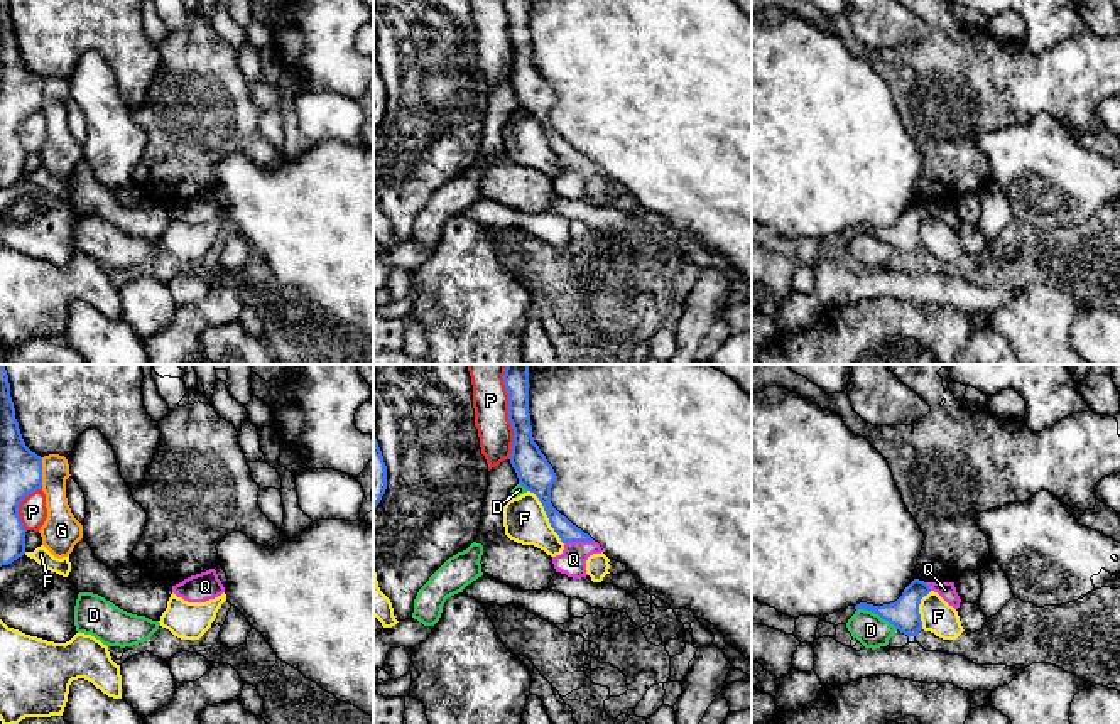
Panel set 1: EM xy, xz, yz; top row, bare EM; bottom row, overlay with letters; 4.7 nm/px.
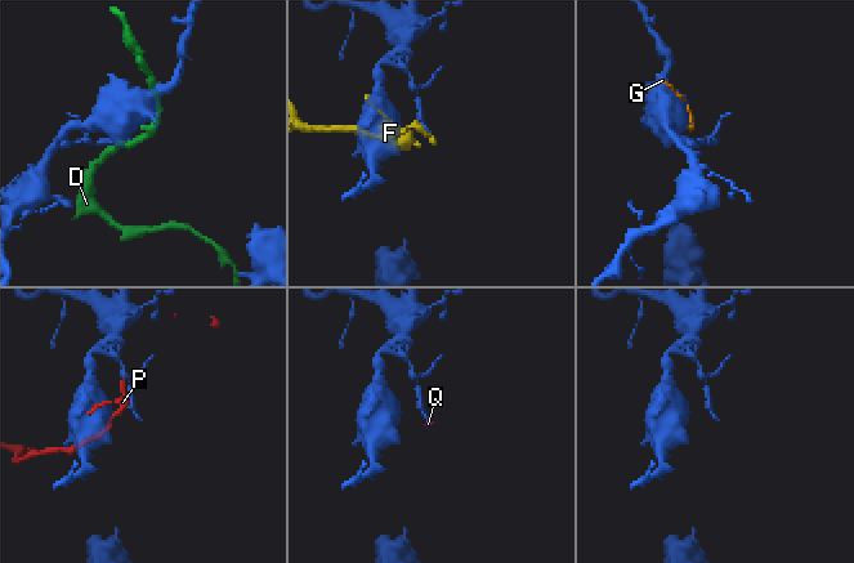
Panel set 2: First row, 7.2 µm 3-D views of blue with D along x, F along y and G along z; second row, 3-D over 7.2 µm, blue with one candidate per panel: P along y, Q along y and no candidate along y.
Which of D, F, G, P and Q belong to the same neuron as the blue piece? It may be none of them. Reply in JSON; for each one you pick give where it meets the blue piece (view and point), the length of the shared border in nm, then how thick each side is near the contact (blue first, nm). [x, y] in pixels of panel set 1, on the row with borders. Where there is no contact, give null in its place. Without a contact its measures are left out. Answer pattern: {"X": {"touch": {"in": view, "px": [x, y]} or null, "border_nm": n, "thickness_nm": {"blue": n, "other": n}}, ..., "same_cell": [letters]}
{"Q": {"touch": {"in": "xz", "px": [578, 540]}, "border_nm": 140, "thickness_nm": {"blue": 90, "other": 130}}, "same_cell": ["Q"]}

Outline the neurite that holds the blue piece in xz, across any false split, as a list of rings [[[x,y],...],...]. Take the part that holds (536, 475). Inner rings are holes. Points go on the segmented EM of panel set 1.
[[[507,365],[503,383],[508,393],[508,420],[514,429],[510,464],[517,473],[519,484],[539,498],[551,527],[564,543],[563,554],[552,557],[554,569],[573,579],[586,577],[588,557],[603,550],[598,542],[573,525],[551,503],[551,488],[556,481],[556,473],[532,437],[529,365]]]

